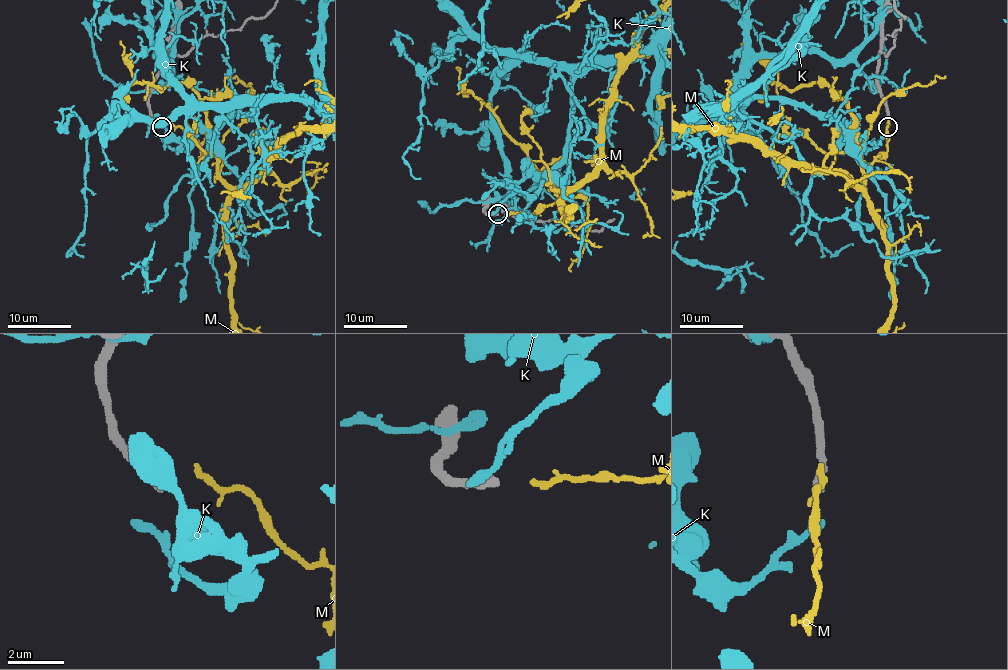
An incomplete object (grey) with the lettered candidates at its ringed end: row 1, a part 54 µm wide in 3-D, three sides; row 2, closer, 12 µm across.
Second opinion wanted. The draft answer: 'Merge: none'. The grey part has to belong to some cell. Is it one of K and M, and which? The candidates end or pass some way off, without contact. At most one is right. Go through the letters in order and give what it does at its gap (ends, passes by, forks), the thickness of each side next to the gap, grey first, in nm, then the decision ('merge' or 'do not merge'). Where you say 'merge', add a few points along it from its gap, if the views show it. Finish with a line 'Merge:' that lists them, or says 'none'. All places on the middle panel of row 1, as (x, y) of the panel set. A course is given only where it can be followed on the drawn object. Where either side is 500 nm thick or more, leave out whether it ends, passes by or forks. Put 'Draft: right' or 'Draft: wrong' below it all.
K: it ends | 280/400 nm | do not merge
M: it passes by | 280/180 nm | do not merge
Merge: none
Draft: right

